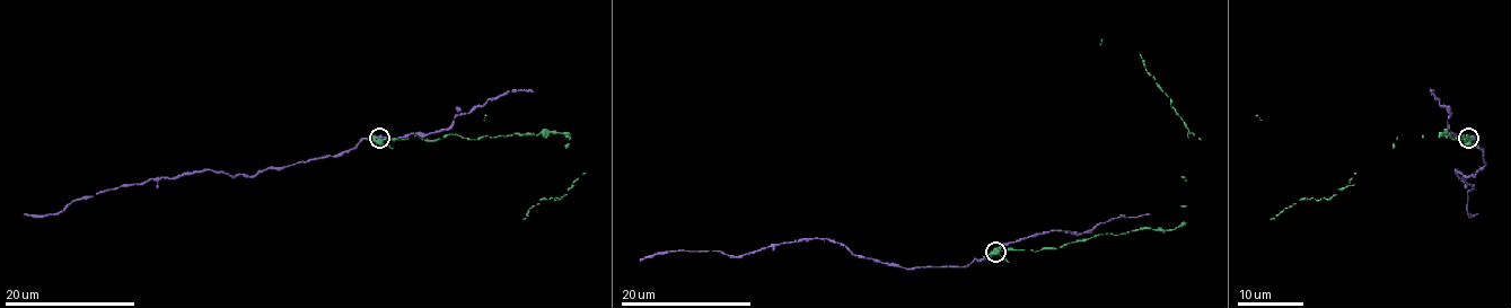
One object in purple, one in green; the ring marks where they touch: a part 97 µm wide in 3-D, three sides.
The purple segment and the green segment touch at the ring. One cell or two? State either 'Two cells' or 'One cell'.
Two cells

